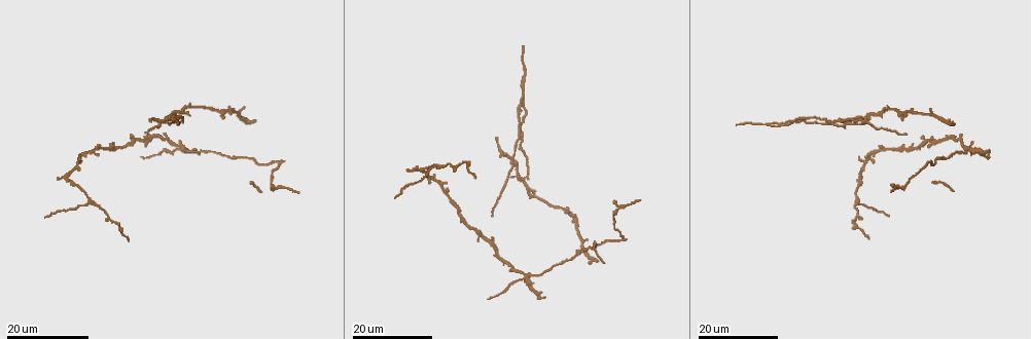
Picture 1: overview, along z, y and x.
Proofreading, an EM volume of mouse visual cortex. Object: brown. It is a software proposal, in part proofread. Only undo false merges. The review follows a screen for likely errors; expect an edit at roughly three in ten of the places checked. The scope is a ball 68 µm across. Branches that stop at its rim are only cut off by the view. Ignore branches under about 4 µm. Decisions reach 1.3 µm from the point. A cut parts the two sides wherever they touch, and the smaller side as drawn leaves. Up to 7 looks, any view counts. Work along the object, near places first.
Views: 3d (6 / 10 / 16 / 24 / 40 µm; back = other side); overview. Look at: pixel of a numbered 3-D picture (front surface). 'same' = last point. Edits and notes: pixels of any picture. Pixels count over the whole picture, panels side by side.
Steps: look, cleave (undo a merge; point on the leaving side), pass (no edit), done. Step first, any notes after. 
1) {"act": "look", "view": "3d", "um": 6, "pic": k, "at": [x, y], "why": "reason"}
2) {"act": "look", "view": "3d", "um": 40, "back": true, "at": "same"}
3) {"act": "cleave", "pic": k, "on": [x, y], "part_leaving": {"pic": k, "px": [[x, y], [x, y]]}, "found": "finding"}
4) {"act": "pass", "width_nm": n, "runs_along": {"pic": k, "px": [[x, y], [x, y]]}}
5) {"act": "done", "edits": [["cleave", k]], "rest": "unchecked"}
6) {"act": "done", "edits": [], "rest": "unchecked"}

{"act": "look", "view": "3d", "um": 24, "pic": 1, "at": [924, 141], "why": "four arms meet"}

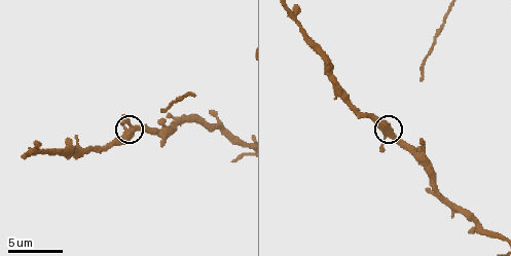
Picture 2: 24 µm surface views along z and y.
{"act": "look", "view": "3d", "um": 10, "pic": 2, "at": [130, 126]}

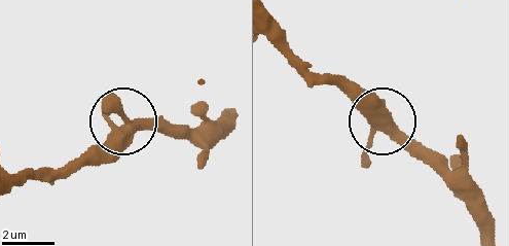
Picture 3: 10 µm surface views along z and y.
{"act": "pass", "width_nm": 400, "runs_along": {"pic": 3, "px": [[413, 144], [396, 138], [338, 80]]}, "found": "all the same neuron"}

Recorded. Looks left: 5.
{"act": "look", "view": "3d", "um": 16, "pic": 1, "at": [528, 278], "why": "four or more arms meet"}

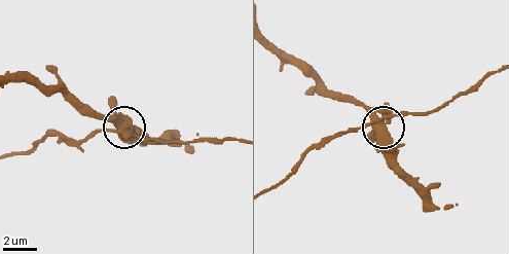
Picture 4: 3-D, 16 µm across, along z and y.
{"act": "look", "view": "3d", "um": 6, "pic": 4, "at": [383, 130]}

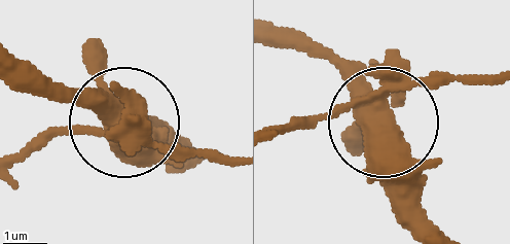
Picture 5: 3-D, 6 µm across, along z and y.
{"act": "cleave", "pic": 5, "on": [56, 133], "width_nm": 470, "part_leaving": {"pic": 5, "px": [[381, 97], [433, 75], [488, 75]]}, "found": "a second neuron is stuck on"}

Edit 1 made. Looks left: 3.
{"act": "look", "view": "3d", "um": 16, "pic": 1, "at": [70, 180], "why": "thin neck"}

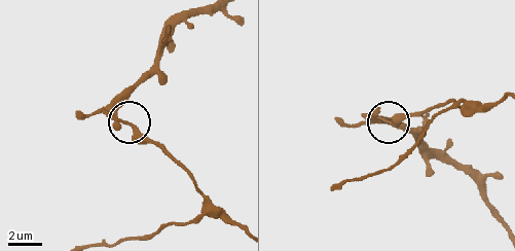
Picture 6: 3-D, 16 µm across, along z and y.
{"act": "look", "view": "3d", "um": 10, "pic": 6, "at": [387, 121]}

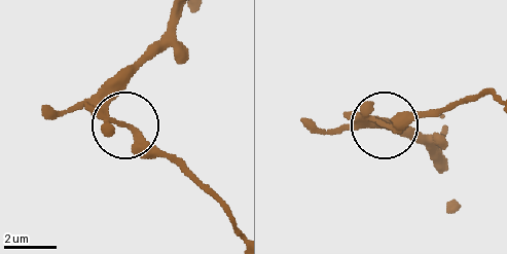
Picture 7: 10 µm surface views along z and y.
{"act": "cleave", "pic": 7, "on": [135, 132], "part_leaving": {"pic": 7, "px": [[105, 113], [176, 159], [236, 226]]}, "found": "two neurons meet here"}

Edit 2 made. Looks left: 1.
{"act": "done", "edits": [["cleave", 5], ["cleave", 7]], "rest": "unchecked"}

